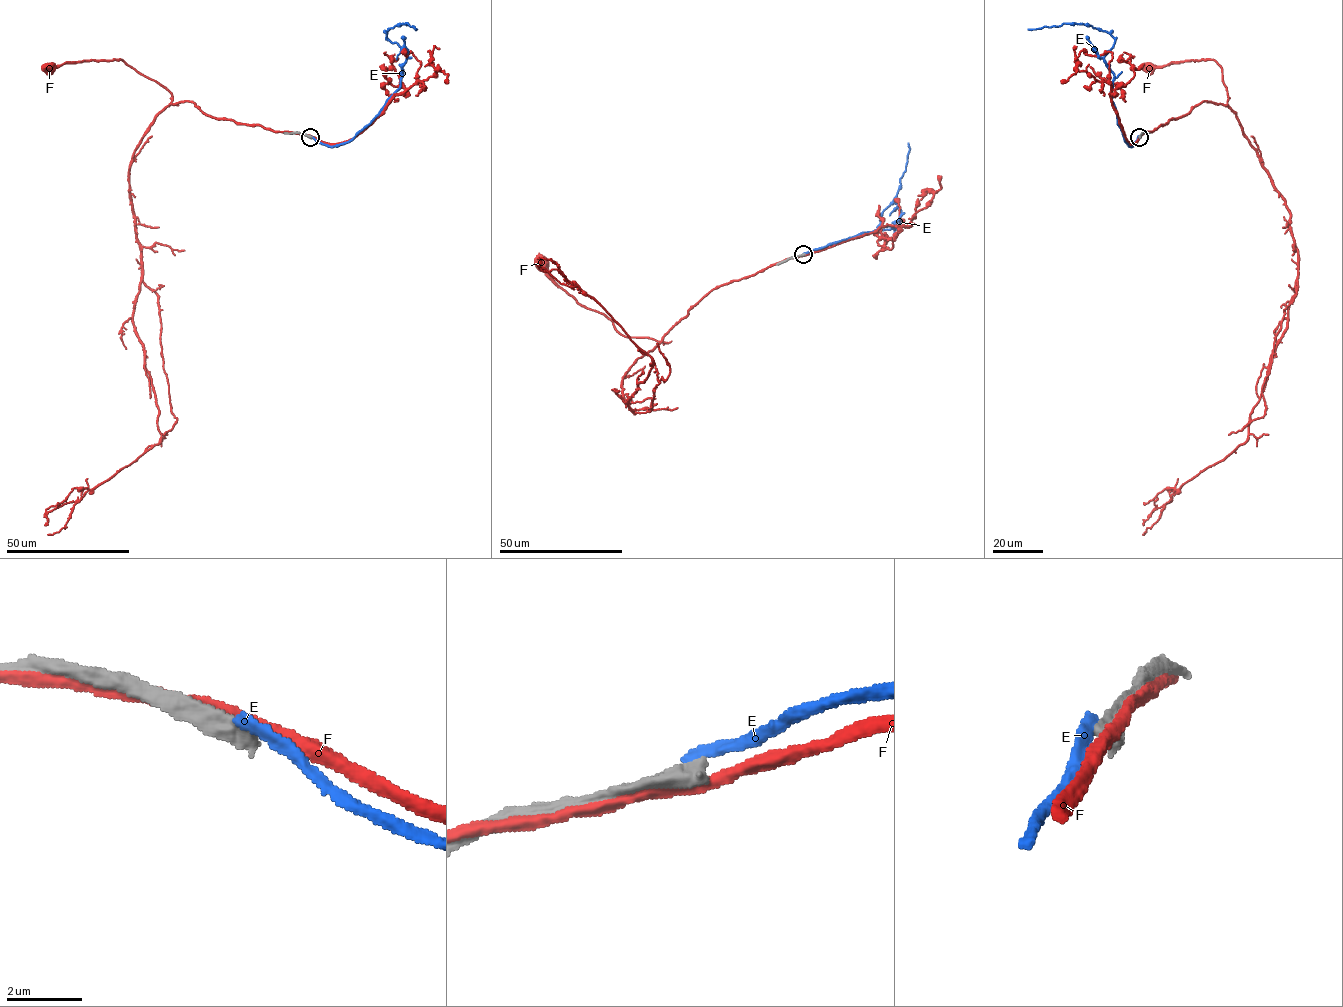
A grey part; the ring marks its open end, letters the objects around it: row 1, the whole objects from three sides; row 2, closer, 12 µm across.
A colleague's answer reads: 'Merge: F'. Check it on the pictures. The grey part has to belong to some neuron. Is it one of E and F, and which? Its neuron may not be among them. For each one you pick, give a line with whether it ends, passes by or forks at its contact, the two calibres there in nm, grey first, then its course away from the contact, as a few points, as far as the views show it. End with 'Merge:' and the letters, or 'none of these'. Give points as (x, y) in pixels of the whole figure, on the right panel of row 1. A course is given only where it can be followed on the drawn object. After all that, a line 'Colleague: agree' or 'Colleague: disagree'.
Merge: none of these
Colleague: disagree

